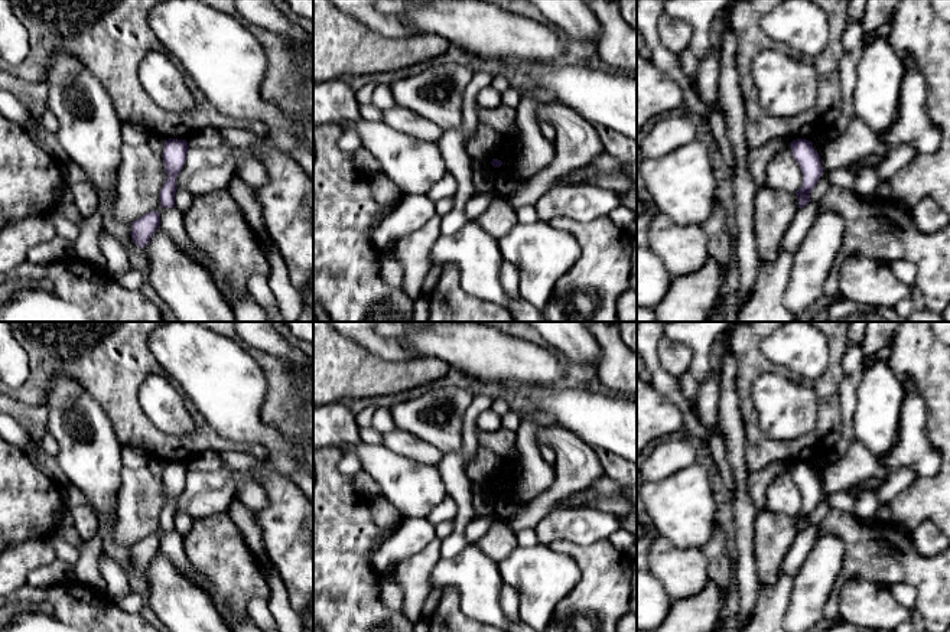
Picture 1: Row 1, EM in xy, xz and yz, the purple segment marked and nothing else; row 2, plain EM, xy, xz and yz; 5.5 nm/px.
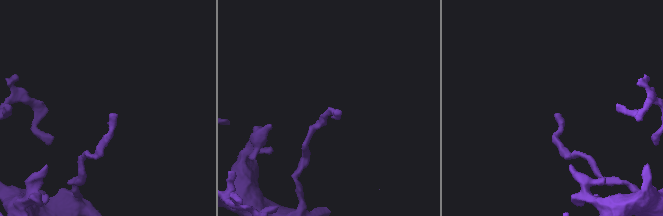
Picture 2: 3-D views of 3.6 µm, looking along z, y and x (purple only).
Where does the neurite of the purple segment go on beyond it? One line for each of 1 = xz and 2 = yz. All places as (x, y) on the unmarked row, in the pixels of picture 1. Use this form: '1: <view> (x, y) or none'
1: none
2: none

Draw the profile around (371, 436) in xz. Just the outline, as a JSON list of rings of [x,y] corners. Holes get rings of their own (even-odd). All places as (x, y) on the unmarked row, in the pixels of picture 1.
[[[359,427],[359,437],[361,437],[361,442],[368,443],[368,444],[383,443],[383,433],[372,427],[370,429]]]

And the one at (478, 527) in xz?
[[[484,517],[472,518],[465,528],[465,540],[469,544],[478,543],[488,532],[491,525],[492,518],[484,518]]]

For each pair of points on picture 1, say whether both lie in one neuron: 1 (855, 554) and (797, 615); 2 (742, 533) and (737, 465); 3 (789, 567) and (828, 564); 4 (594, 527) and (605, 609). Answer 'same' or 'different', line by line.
1: different
2: same
3: different
4: different

